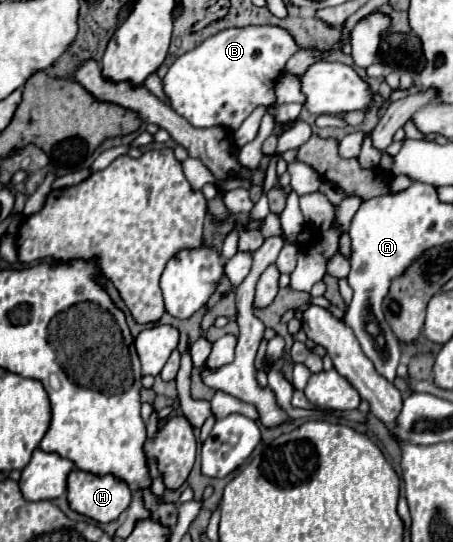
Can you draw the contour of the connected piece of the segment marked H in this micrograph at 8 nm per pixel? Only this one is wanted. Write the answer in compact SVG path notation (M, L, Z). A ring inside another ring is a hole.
M73 469L67 477L69 507L97 523L115 521L131 505L131 489L115 475L91 475Z

